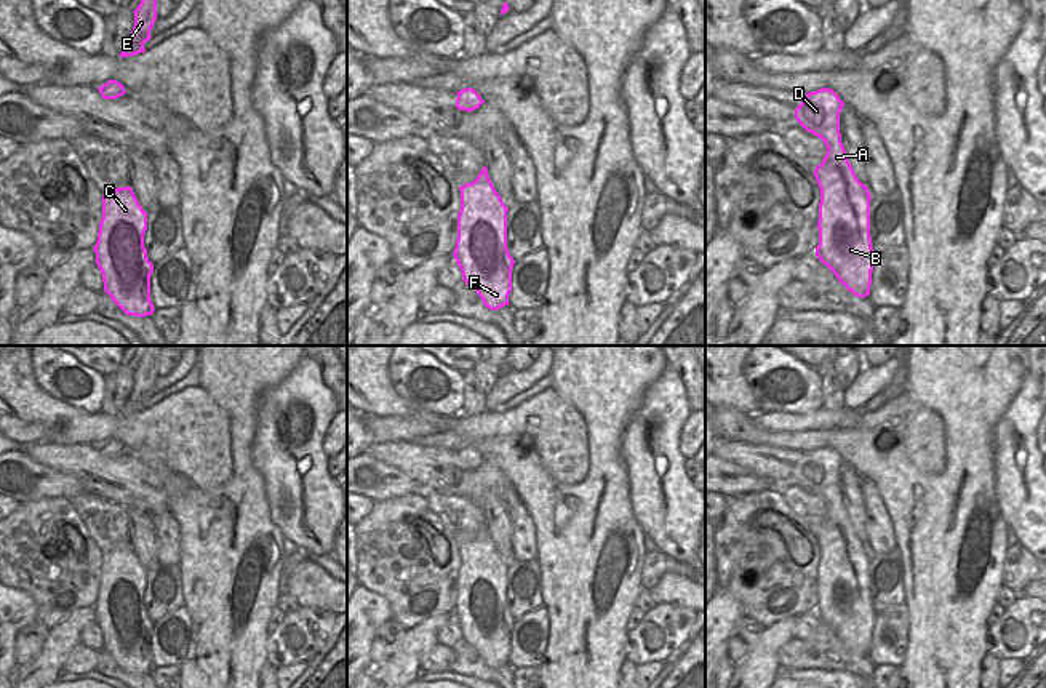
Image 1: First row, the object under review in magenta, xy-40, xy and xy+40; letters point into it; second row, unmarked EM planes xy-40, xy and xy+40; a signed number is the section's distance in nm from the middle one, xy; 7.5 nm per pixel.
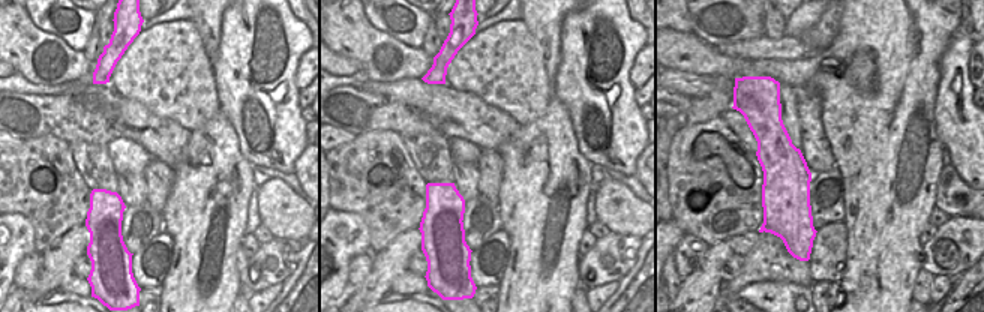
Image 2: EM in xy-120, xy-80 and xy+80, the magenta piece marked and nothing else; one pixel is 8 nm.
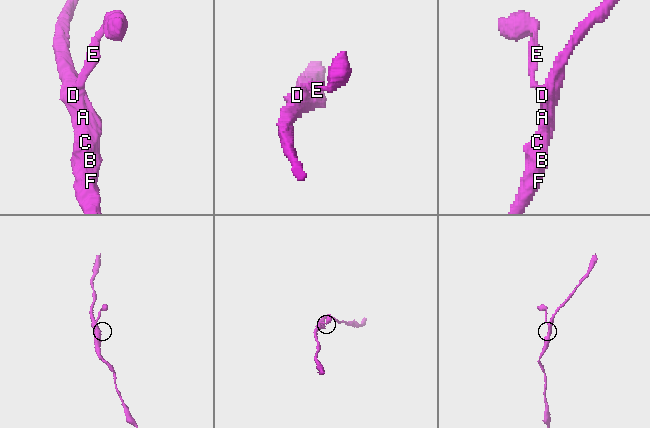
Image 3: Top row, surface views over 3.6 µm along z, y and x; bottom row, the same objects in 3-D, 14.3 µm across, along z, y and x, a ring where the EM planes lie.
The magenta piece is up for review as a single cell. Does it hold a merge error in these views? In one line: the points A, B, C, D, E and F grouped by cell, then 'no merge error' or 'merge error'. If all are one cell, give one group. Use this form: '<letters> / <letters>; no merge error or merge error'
A B C D E F; no merge error

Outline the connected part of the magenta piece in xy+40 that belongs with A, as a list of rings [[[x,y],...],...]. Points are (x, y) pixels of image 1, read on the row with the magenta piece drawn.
[[[830,88],[806,93],[806,98],[795,109],[796,122],[814,136],[820,138],[827,147],[827,154],[820,165],[814,170],[814,178],[820,189],[819,203],[819,245],[816,256],[825,264],[841,285],[857,298],[870,294],[872,270],[876,254],[872,248],[870,237],[870,192],[862,184],[844,150],[840,133],[840,112],[844,102]]]

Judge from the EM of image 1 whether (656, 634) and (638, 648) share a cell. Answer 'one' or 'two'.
one

